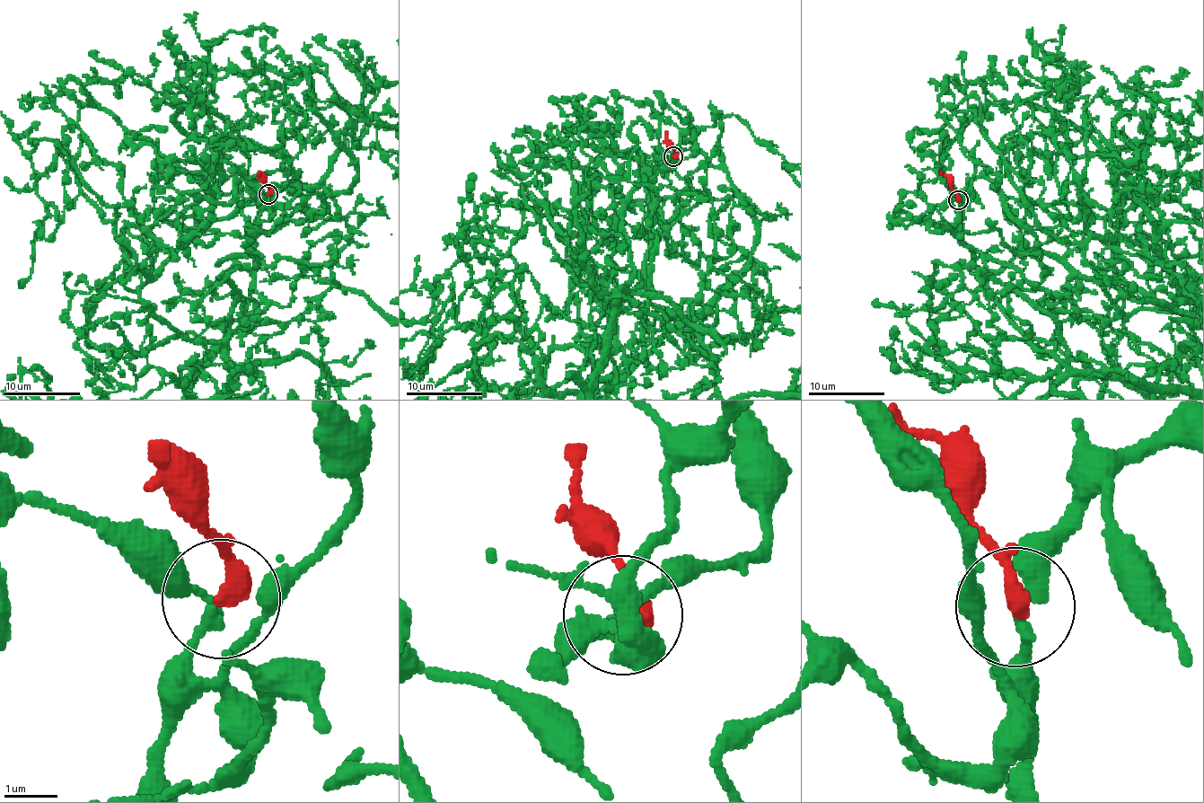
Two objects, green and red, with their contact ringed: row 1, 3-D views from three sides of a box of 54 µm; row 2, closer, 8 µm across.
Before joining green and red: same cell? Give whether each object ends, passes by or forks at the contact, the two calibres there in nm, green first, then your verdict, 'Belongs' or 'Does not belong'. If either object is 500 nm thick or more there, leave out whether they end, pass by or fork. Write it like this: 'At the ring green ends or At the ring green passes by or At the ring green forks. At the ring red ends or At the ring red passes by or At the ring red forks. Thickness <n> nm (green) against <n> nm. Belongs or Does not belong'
At the ring green ends. At the ring red ends. Thickness 200 nm (green) against 380 nm. Belongs

